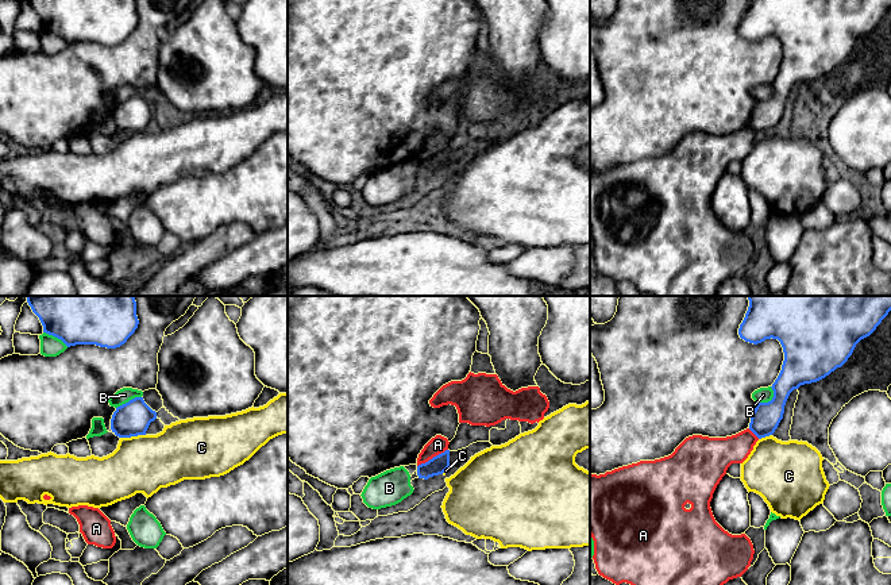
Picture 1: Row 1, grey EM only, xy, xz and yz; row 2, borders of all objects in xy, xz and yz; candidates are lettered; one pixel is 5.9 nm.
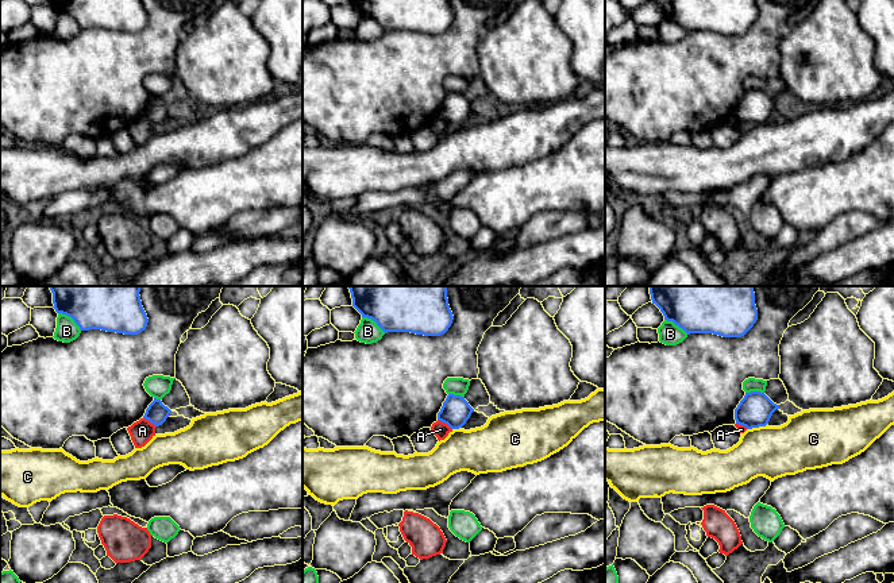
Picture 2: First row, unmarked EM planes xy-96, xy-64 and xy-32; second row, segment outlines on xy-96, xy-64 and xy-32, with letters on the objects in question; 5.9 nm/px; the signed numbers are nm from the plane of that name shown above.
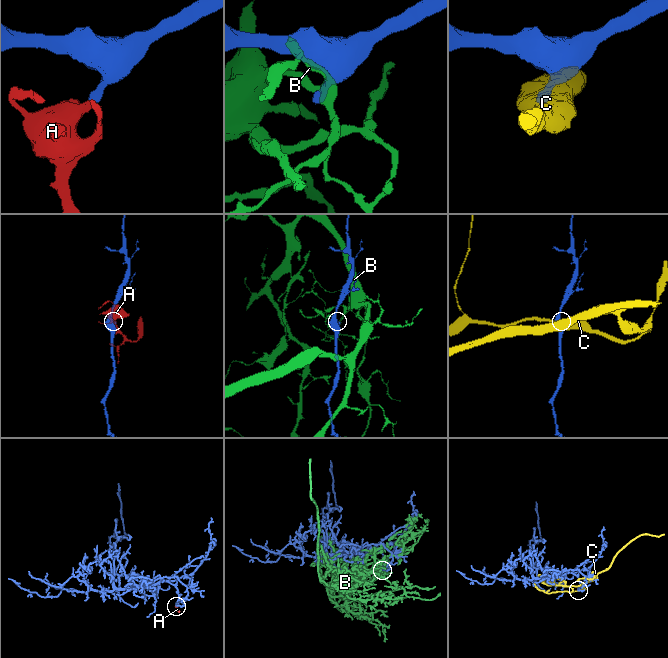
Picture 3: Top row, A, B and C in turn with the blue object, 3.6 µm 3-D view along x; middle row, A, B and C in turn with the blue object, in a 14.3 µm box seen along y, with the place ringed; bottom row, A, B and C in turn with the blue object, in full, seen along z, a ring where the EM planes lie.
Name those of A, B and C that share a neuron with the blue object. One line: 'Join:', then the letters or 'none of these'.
Join: none of these

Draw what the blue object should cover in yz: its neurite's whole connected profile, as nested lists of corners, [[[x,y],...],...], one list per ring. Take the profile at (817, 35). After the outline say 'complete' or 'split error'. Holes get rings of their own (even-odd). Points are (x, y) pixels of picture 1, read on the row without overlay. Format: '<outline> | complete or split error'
[[[749,0],[738,26],[740,35],[753,42],[778,36],[784,50],[782,68],[771,84],[774,95],[768,100],[757,100],[749,127],[759,136],[772,132],[783,116],[790,91],[841,65],[856,42],[869,34],[890,8],[891,0]]] | complete

